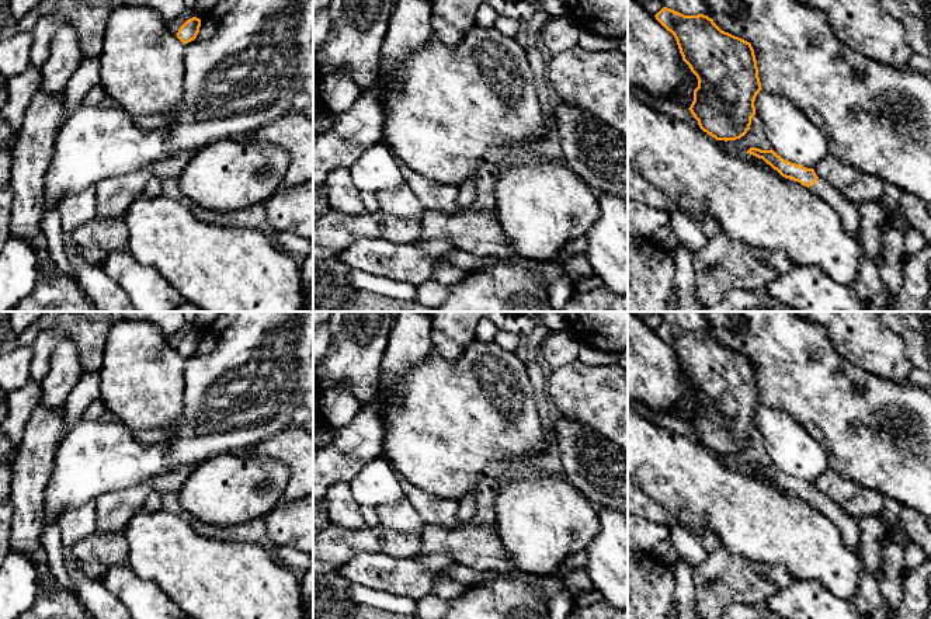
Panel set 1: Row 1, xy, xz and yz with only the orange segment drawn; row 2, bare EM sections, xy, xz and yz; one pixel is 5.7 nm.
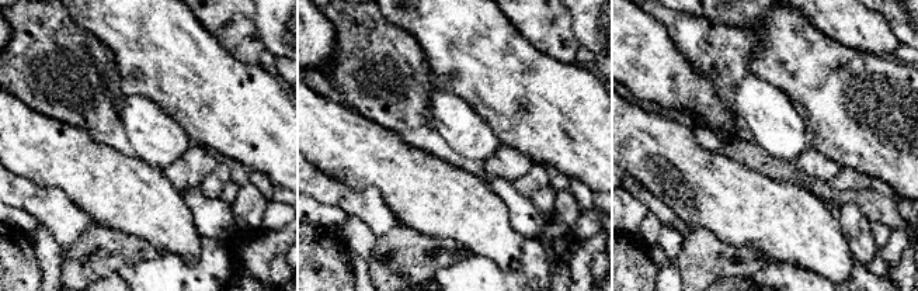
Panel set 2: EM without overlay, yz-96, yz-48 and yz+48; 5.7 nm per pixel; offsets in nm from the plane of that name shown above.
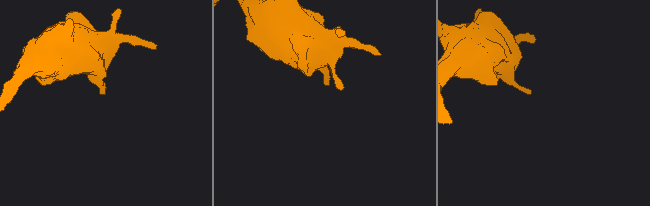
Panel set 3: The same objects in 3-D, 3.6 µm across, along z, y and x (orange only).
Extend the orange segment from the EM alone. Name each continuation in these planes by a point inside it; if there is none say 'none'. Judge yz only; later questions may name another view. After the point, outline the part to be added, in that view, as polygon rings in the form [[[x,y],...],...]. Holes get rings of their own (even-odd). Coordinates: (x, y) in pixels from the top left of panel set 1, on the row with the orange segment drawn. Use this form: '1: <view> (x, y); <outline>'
1: yz (848, 212); [[[817,178],[809,188],[834,208],[840,215],[844,229],[858,239],[861,229],[859,205],[848,201],[840,189],[836,189],[821,178]]]

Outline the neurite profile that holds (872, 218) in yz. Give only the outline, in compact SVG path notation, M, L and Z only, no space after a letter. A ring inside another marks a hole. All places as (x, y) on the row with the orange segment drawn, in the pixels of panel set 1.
M880 199L859 204L859 213L861 229L858 241L862 250L880 267L883 262L882 234L887 227Z

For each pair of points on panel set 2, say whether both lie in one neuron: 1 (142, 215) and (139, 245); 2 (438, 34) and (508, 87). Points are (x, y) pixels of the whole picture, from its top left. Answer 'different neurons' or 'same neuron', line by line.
1: different neurons
2: same neuron

